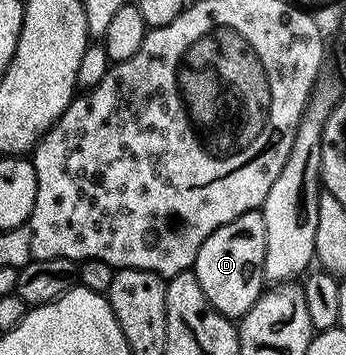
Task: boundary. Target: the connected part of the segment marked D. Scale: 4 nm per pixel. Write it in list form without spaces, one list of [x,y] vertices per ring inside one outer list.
[[[260,211],[239,214],[239,218],[219,226],[219,230],[215,230],[207,242],[203,242],[192,271],[197,273],[199,286],[203,286],[203,294],[207,294],[207,302],[211,302],[219,314],[240,318],[251,310],[251,306],[255,306],[266,283],[266,246],[265,218]]]

